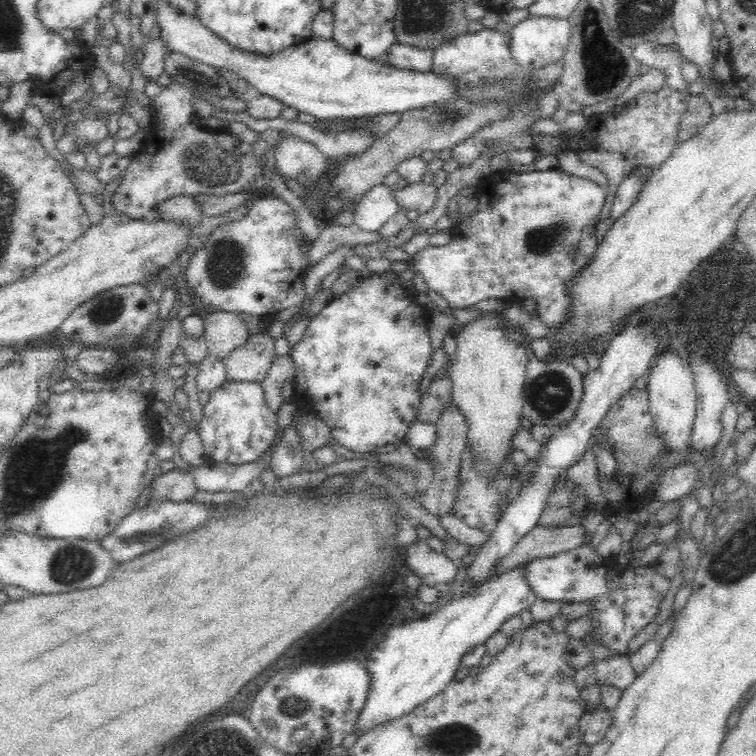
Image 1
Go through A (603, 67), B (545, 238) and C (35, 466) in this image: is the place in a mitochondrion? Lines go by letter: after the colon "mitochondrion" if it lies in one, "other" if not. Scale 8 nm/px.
A: mitochondrion
B: mitochondrion
C: mitochondrion

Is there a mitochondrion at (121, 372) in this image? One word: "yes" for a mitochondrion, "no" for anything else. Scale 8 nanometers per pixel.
no

